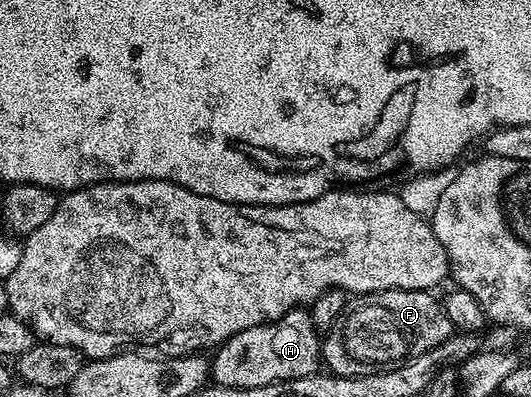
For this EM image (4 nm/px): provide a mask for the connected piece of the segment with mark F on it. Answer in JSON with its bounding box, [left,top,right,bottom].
[323,290,454,378]

